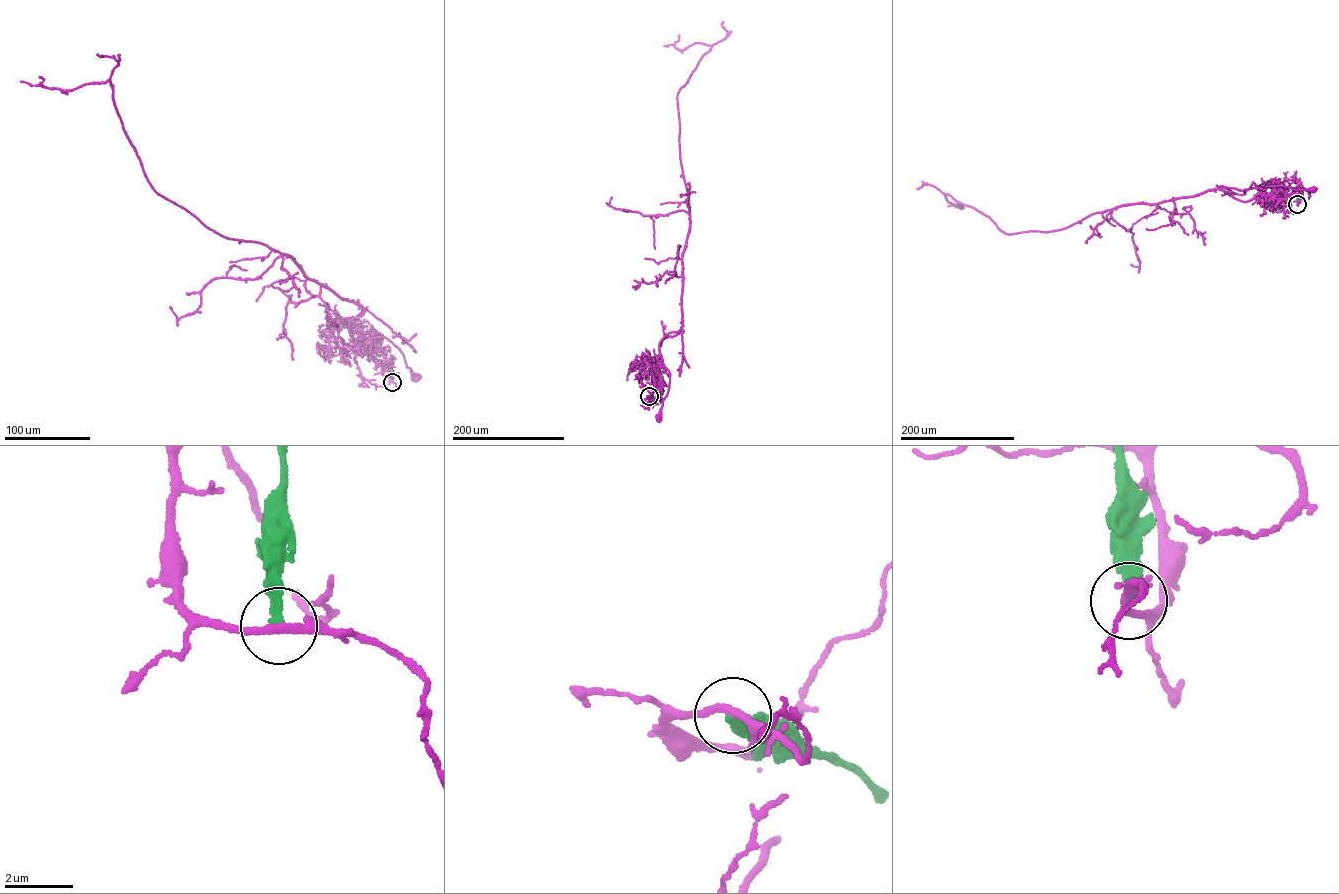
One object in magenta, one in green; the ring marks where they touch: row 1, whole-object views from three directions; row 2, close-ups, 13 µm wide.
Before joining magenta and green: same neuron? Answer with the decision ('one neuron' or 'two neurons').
two neurons

